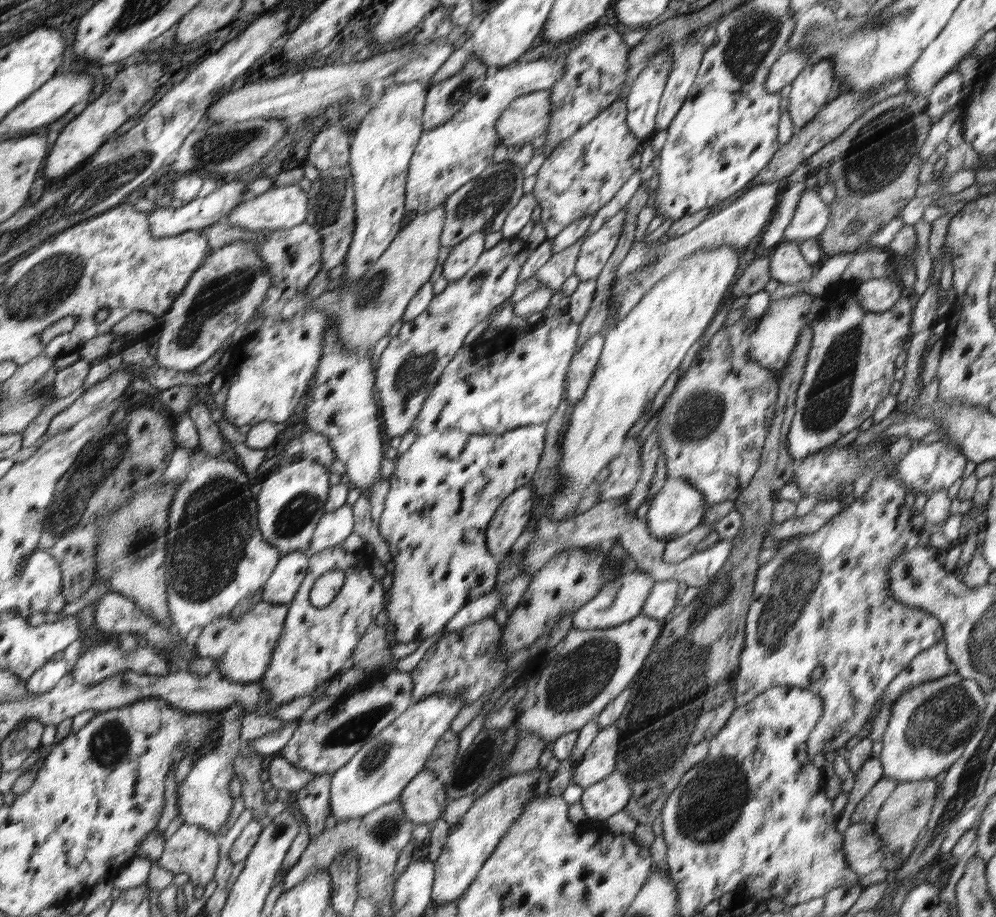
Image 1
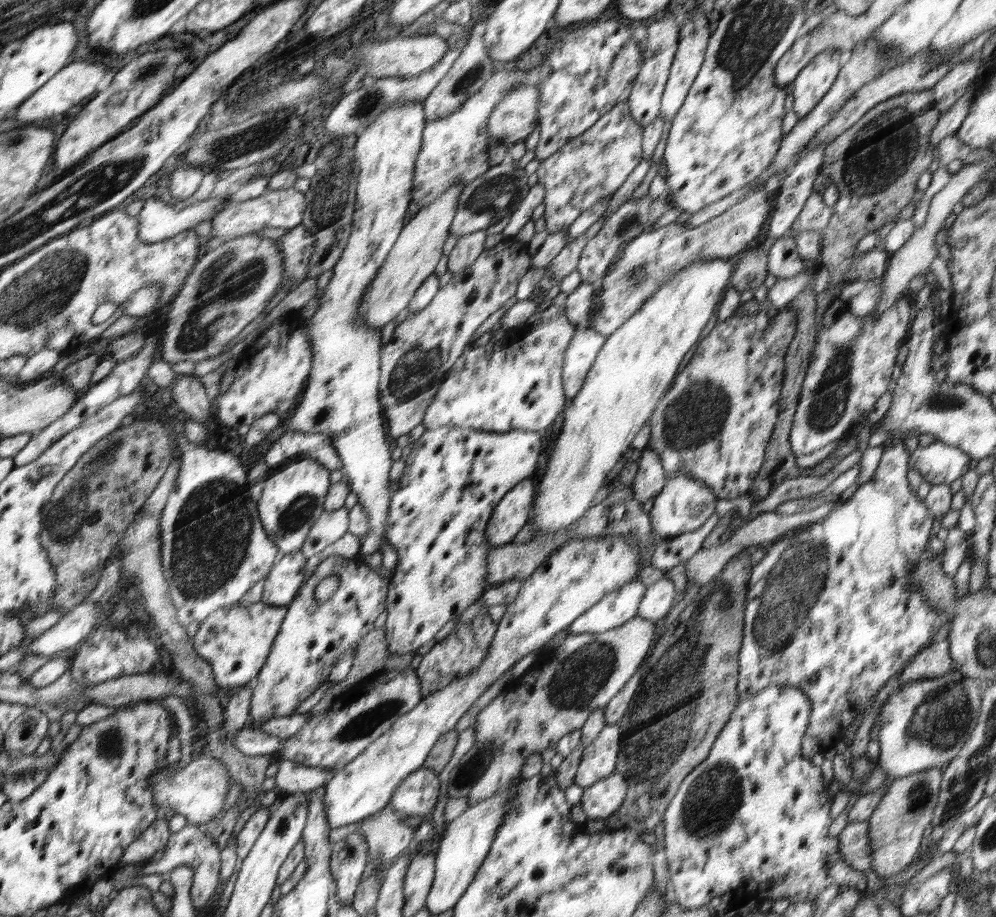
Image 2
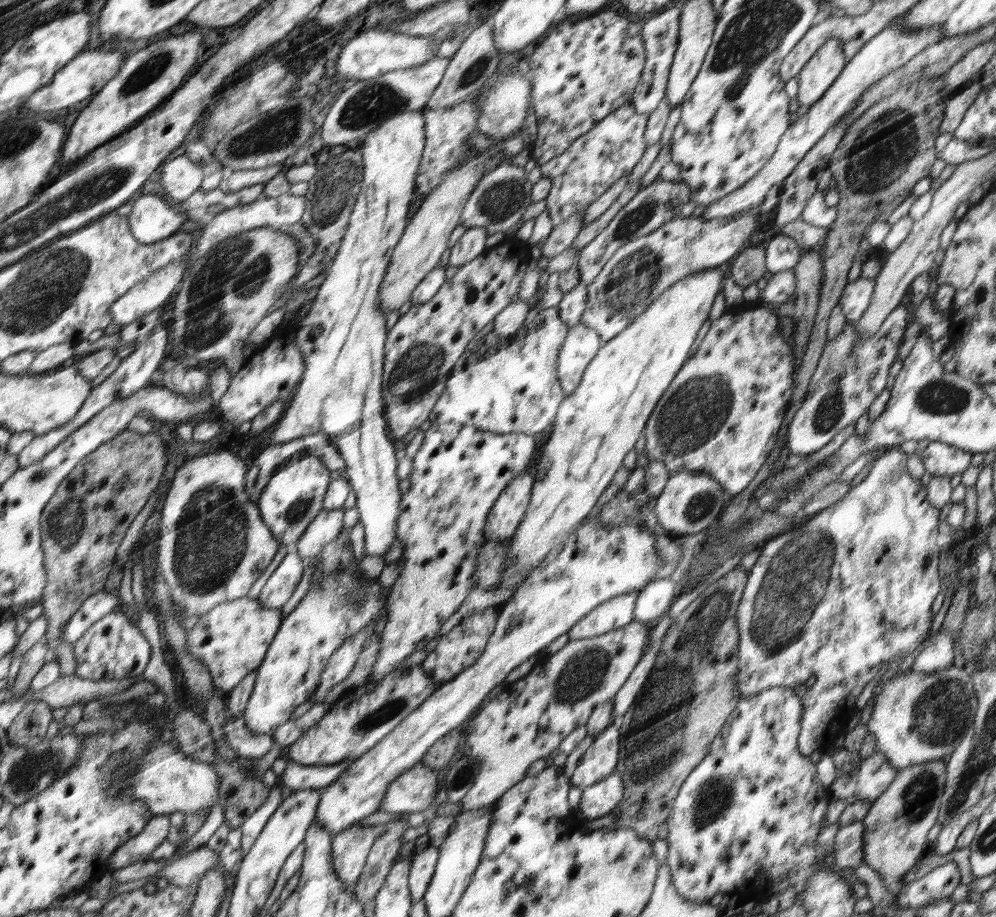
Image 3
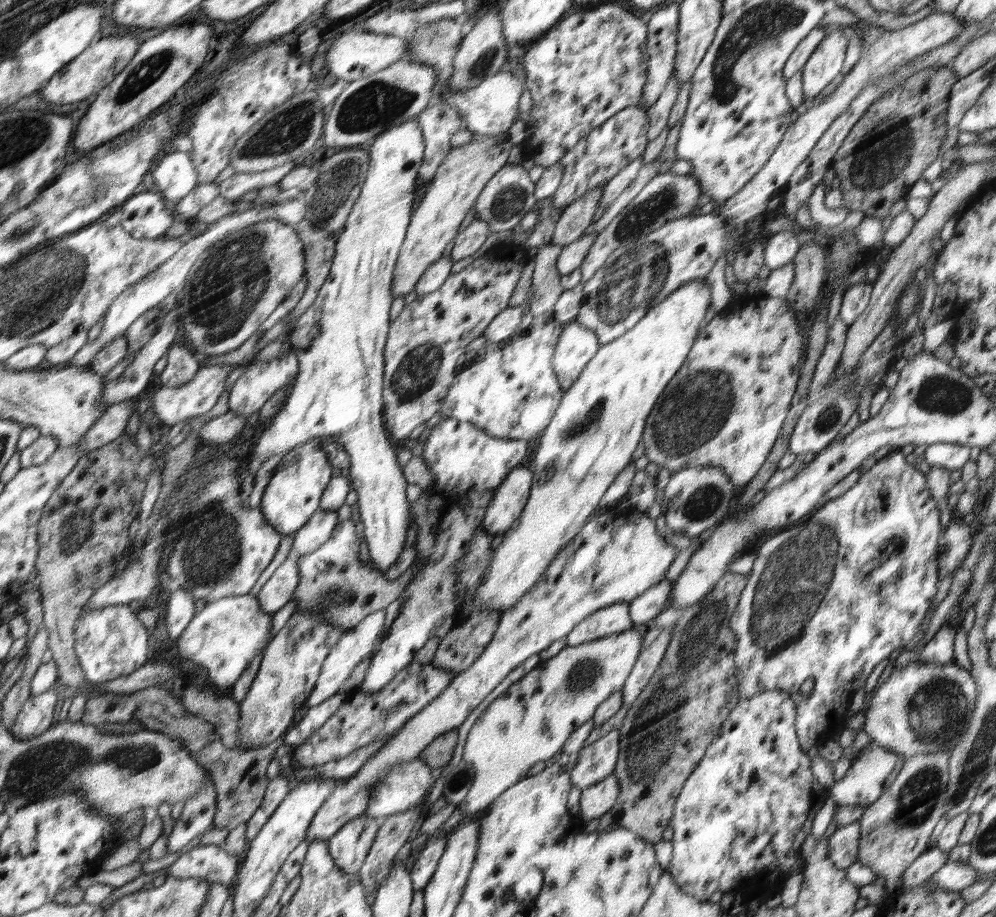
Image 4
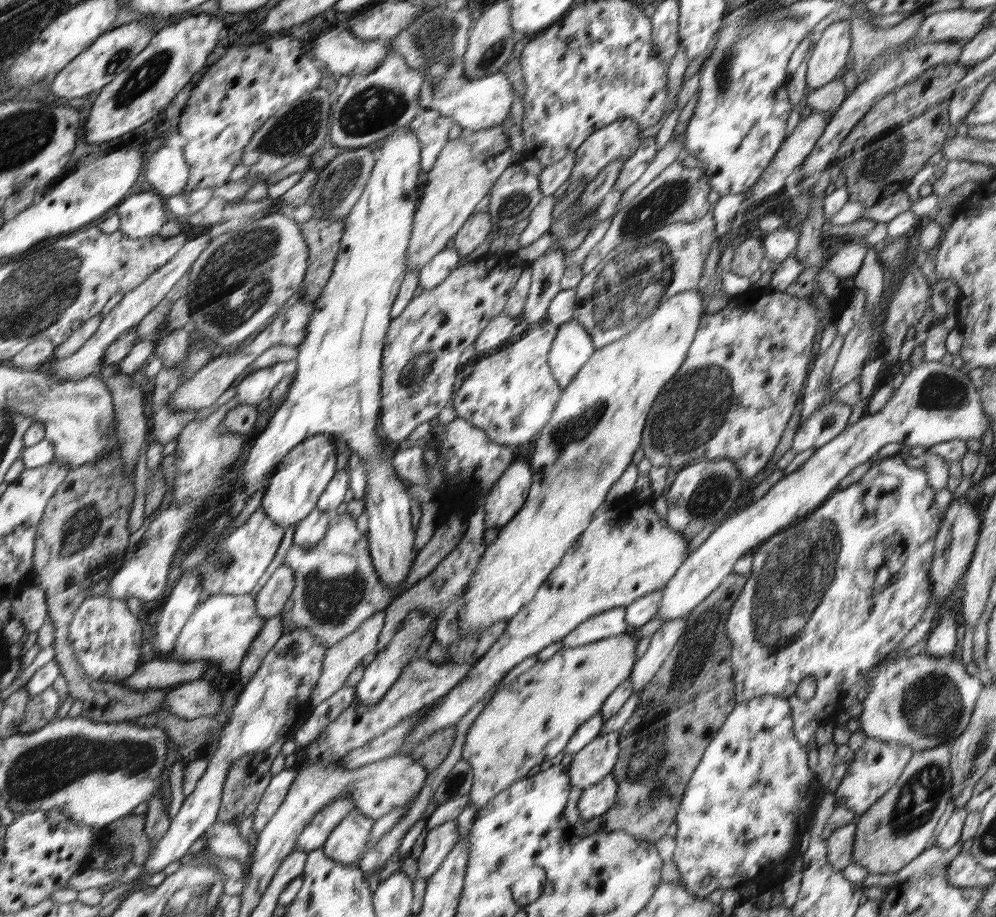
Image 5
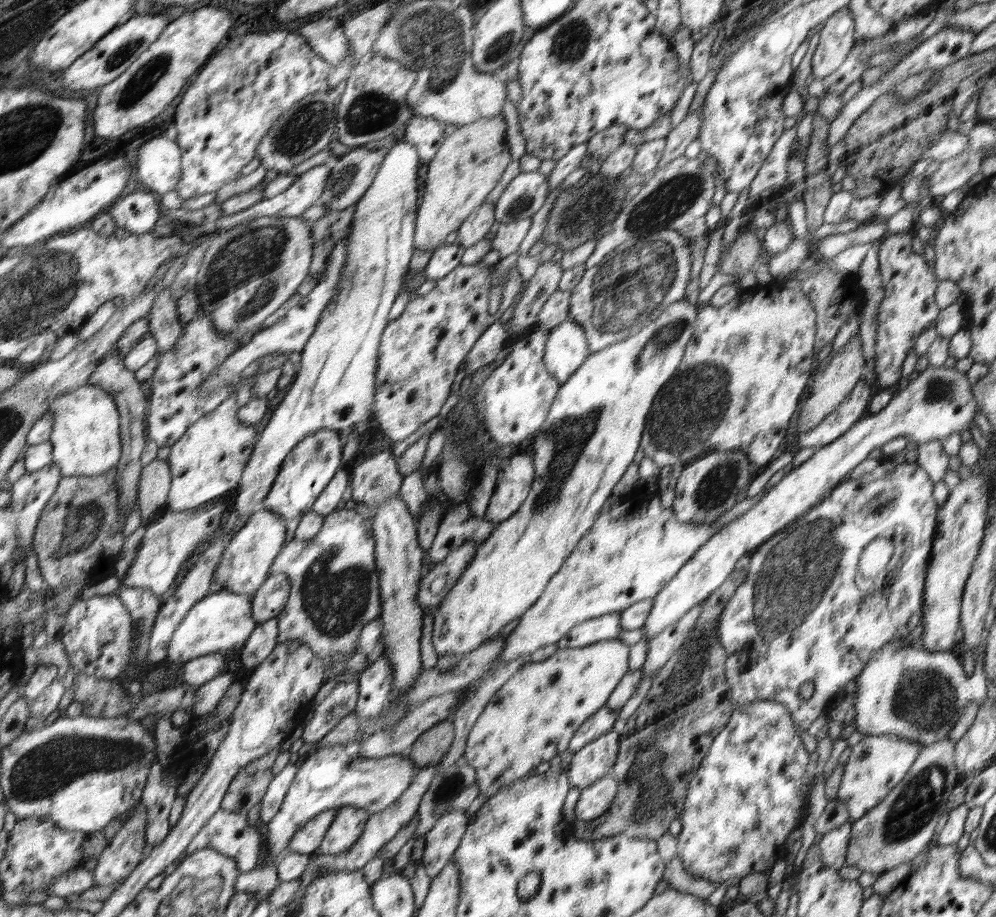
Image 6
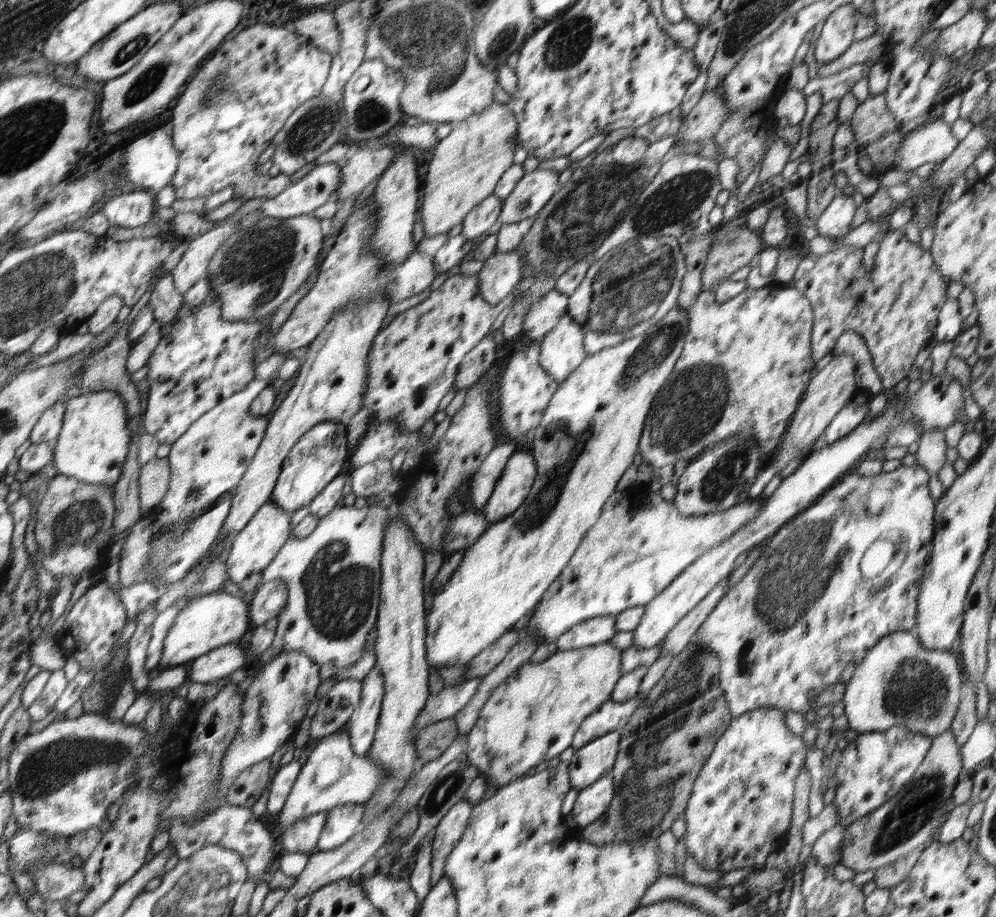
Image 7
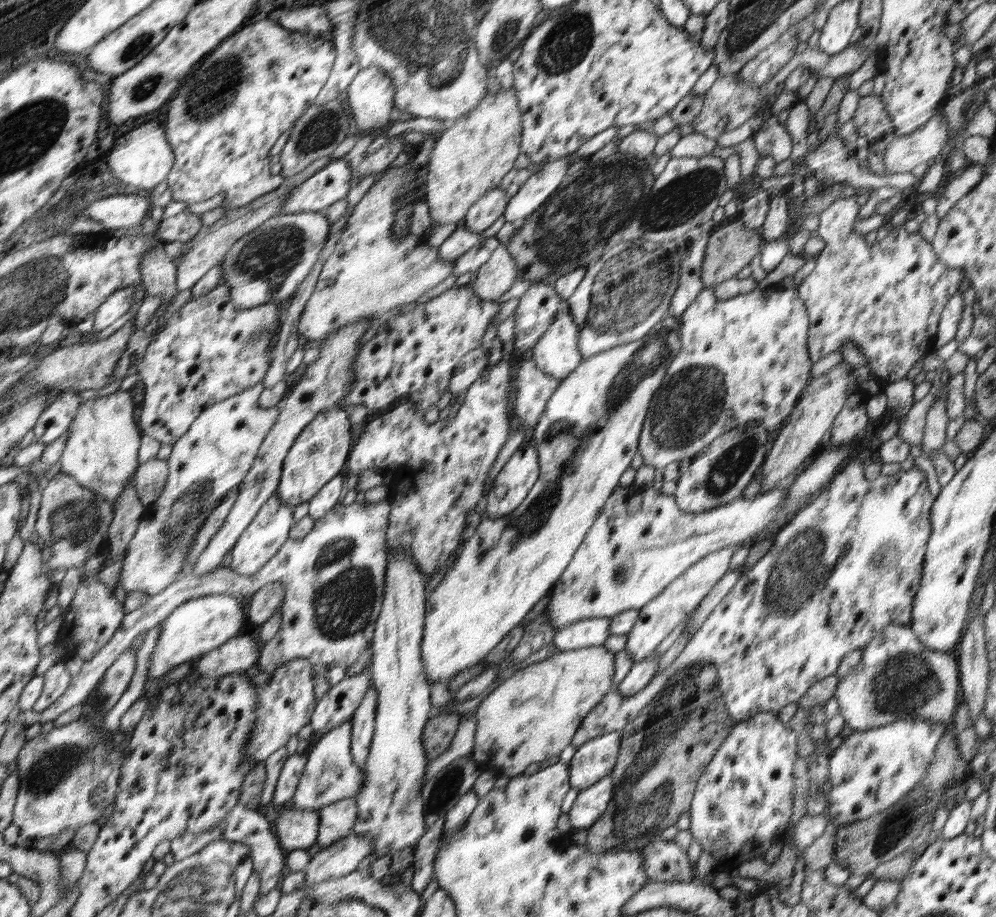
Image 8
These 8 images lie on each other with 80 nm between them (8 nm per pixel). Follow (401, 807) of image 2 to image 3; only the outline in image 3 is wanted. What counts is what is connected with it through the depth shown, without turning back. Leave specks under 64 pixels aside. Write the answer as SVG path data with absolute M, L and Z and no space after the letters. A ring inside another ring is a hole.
M419 763L390 785L378 811L405 815L426 810L436 794L437 772Z

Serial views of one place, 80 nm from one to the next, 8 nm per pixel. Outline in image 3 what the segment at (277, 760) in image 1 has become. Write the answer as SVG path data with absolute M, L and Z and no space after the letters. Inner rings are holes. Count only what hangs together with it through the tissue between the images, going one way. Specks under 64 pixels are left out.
M288 760L286 770L278 778L278 784L284 790L290 792L324 789L334 783L334 780L352 766L354 760L347 760L346 763L335 763L332 765L303 766L302 764Z

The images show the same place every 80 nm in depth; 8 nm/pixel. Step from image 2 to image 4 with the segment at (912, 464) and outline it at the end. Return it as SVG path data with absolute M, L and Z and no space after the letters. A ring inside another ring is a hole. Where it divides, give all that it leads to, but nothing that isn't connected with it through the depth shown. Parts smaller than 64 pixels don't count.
M934 443L928 445L922 458L930 466L954 471L969 461L970 446L958 443Z

